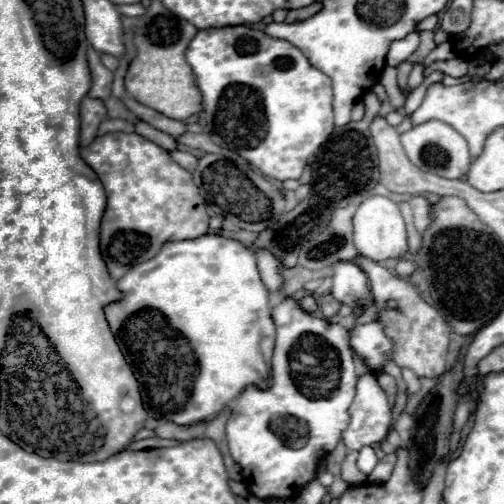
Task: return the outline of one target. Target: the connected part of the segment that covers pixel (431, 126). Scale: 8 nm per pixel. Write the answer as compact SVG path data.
M430 120L420 126L414 126L412 130L404 132L400 136L402 146L406 150L408 160L416 164L424 172L432 172L436 176L444 176L448 180L458 180L468 174L468 168L472 164L472 156L468 152L468 144L460 132L456 132L450 124L444 124L440 120Z

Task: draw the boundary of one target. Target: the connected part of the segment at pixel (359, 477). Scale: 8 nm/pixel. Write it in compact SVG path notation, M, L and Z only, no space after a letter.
M348 452L346 460L342 462L342 478L344 478L348 484L366 482L366 474L362 474L362 472L356 468L356 458L358 458L358 452Z

